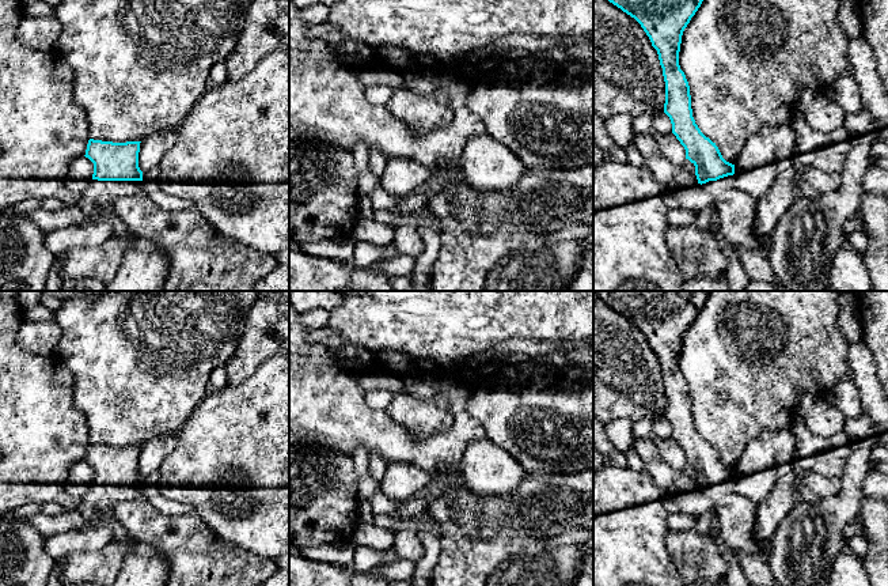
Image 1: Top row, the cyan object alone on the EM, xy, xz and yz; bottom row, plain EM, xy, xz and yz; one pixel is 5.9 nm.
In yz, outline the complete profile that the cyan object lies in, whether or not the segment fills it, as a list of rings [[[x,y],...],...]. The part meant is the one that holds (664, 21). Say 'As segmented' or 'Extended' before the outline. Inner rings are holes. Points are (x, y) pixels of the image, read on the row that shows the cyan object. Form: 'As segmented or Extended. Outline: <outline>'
Extended. Outline: [[[703,0],[608,1],[634,18],[657,50],[665,82],[664,113],[686,150],[686,159],[695,166],[698,184],[716,203],[722,235],[732,246],[769,254],[754,231],[758,200],[733,186],[735,165],[722,158],[716,143],[695,124],[690,86],[679,65],[683,31]]]

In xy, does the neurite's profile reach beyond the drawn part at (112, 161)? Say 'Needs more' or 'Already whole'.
Needs more

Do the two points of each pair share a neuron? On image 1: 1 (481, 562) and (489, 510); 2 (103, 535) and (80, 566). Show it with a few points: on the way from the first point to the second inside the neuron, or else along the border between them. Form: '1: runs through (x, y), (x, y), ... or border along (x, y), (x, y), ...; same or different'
1: border along (456, 525), (467, 536), (516, 537); different
2: border along (112, 539), (101, 548), (74, 551), (65, 556); different

